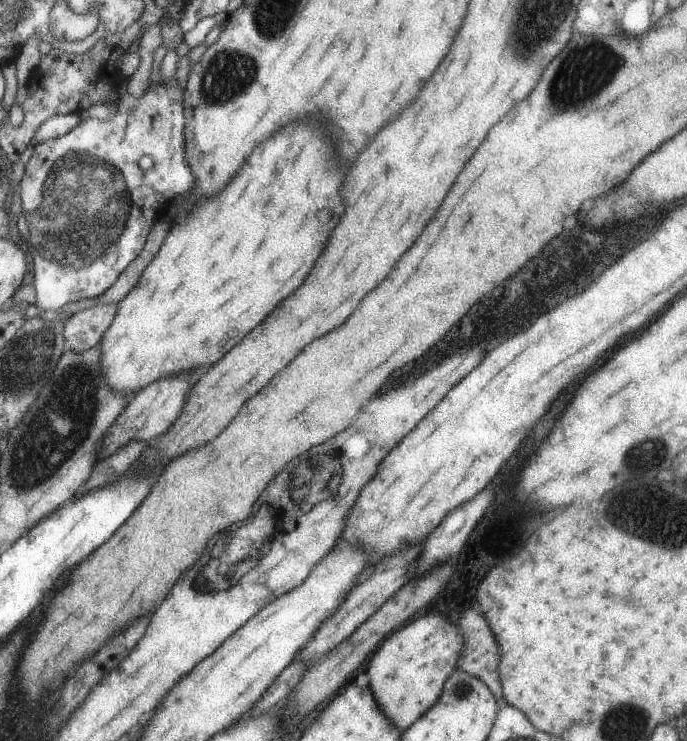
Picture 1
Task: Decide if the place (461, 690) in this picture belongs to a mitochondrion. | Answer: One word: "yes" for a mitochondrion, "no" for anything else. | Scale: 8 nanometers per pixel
yes

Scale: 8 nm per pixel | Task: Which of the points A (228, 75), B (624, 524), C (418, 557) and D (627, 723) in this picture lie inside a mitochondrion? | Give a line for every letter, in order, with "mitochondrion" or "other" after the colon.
A: mitochondrion
B: mitochondrion
C: other
D: mitochondrion

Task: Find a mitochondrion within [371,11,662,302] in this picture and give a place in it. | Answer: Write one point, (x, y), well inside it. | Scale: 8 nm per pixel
(596, 63)

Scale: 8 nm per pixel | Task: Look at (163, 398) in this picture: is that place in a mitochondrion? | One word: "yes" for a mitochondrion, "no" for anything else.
no

